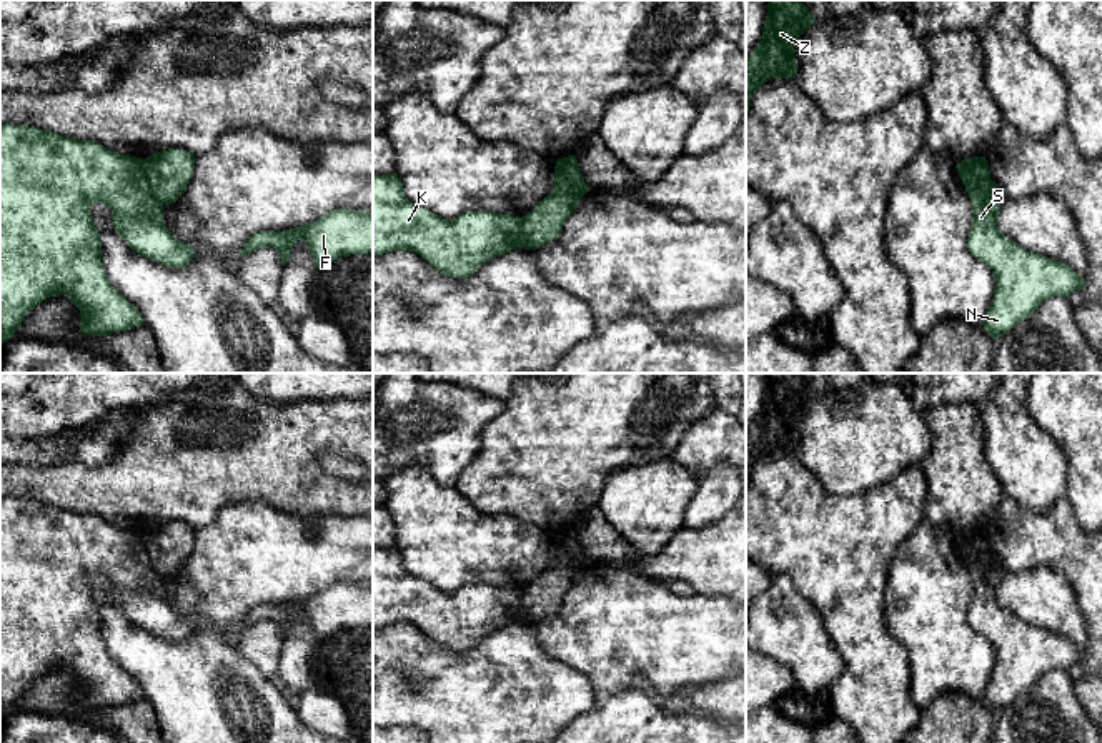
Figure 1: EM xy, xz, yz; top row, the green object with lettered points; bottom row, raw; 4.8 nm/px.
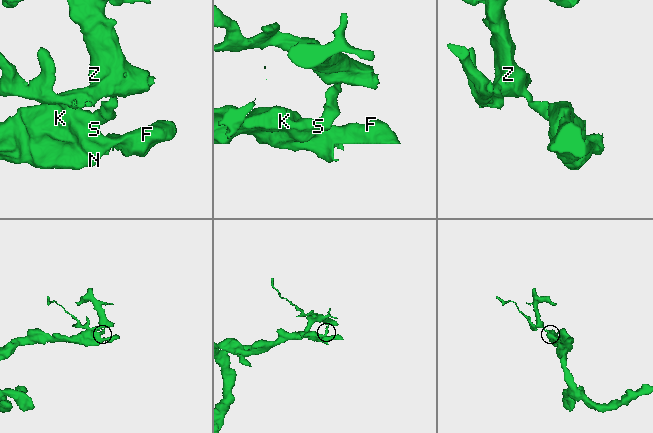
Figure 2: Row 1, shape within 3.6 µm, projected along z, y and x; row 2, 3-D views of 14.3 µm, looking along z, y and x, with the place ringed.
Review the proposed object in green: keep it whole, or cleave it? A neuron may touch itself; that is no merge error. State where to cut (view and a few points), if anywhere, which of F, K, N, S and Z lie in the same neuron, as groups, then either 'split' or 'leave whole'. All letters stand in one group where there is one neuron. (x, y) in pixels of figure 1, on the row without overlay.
xy (143, 533), (150, 563), (163, 577) | F K N S / Z | split

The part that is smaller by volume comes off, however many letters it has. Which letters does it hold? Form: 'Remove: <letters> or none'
Remove: Z

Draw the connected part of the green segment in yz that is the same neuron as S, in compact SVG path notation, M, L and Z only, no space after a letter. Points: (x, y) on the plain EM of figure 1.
M990 551L965 560L972 576L969 625L994 646L994 671L984 703L997 713L1030 690L1047 671L1069 671L1085 653L1067 636L1020 621L997 601L1002 566Z

